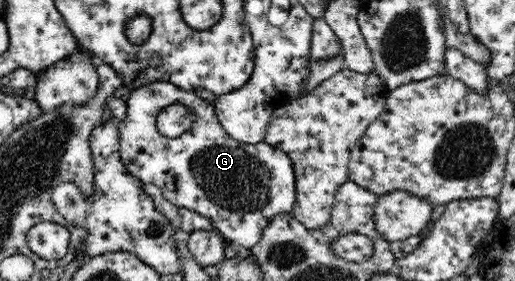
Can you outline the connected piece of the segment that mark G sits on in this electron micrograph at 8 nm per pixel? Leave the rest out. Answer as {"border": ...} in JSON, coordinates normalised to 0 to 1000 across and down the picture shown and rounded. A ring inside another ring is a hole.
{"border":[[[307,281],[299,292],[276,295],[252,327],[252,349],[243,359],[247,370],[243,416],[225,431],[225,459],[233,470],[235,573],[256,626],[264,626],[278,651],[303,658],[330,722],[404,776],[435,854],[456,858],[482,886],[503,865],[513,811],[532,772],[563,758],[571,744],[575,722],[573,580],[553,537],[520,516],[517,502],[474,512],[447,488],[425,434],[414,370],[392,356],[379,327],[348,317],[328,288]],[[338,370],[357,370],[357,381],[365,381],[379,409],[373,452],[353,473],[353,502],[328,495],[305,456],[309,402]]]}

